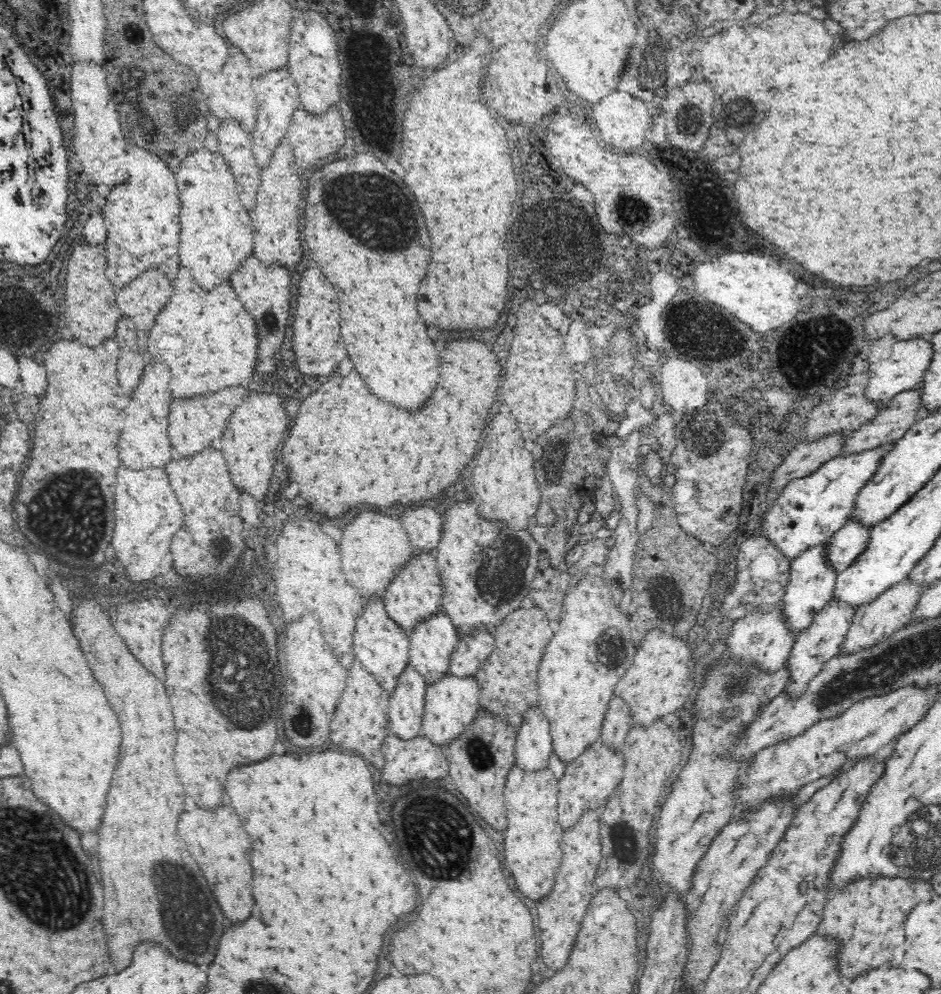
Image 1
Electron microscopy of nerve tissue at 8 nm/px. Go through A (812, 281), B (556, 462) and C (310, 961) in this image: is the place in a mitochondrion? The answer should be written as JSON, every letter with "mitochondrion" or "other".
{"A":"other","B":"mitochondrion","C":"other"}

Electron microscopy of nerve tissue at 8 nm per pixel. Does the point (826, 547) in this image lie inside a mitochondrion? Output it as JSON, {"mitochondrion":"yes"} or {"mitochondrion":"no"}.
{"mitochondrion":"no"}

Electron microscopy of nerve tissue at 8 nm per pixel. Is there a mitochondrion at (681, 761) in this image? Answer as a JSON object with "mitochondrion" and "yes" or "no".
{"mitochondrion":"no"}

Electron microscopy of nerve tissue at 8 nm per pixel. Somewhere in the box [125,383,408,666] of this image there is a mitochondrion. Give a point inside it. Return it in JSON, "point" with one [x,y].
{"point":[220,554]}

